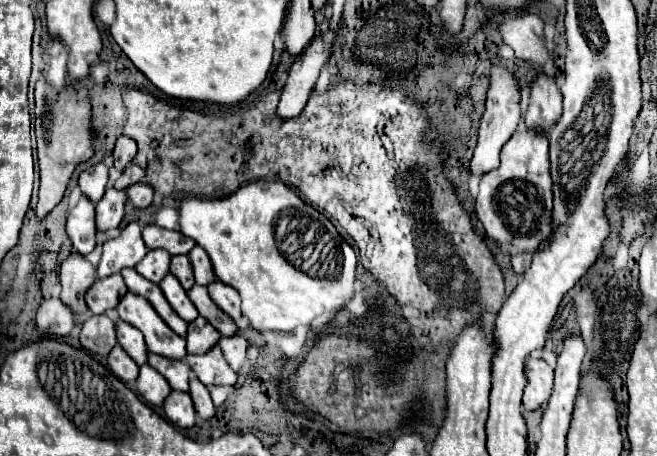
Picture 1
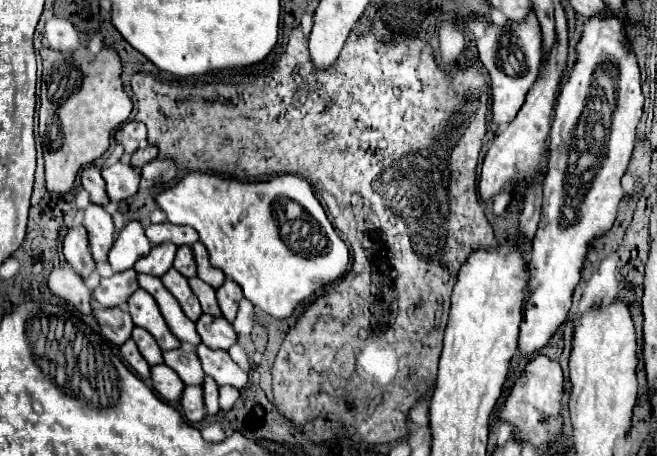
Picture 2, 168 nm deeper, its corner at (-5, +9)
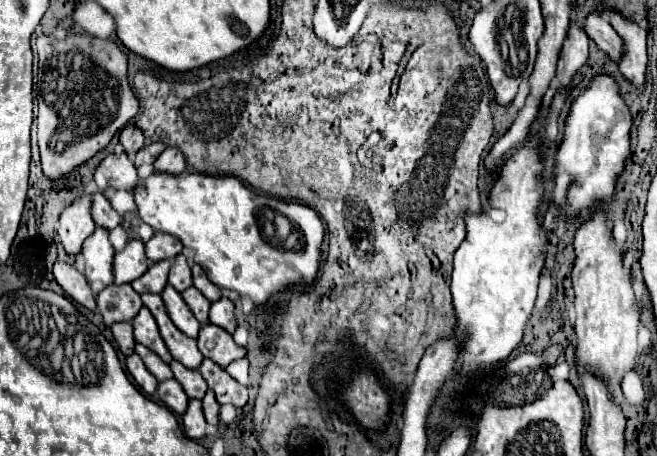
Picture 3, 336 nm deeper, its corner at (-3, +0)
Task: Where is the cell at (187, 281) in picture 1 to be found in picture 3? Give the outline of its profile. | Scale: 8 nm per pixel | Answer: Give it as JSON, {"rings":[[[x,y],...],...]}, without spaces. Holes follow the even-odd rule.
{"rings":[[[178,254],[172,262],[168,284],[172,284],[178,292],[184,292],[186,288],[192,286],[192,270],[190,270],[190,264],[186,262],[186,258],[182,254]]]}

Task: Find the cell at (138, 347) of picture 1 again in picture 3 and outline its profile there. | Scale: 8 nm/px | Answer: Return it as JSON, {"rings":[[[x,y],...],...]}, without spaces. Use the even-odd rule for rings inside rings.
{"rings":[[[136,344],[136,354],[142,358],[142,362],[146,364],[146,368],[158,378],[158,382],[162,382],[162,380],[168,380],[168,378],[172,378],[172,372],[170,372],[170,366],[168,364],[164,364],[162,360],[160,360],[160,356],[158,354],[154,354],[154,352],[150,352],[146,346],[142,346],[142,344]]]}

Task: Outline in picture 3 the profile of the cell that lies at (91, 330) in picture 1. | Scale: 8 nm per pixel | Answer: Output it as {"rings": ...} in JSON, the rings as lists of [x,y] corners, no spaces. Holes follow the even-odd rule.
{"rings":[[[116,322],[110,326],[110,330],[112,330],[112,336],[114,336],[120,352],[124,356],[130,356],[134,352],[134,344],[136,344],[136,340],[132,340],[130,322]]]}

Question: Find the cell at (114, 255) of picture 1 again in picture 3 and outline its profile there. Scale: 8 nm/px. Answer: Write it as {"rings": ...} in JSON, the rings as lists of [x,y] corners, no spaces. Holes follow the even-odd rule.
{"rings":[[[130,240],[124,250],[114,254],[114,284],[132,282],[146,270],[148,270],[148,258],[144,254],[142,240]]]}

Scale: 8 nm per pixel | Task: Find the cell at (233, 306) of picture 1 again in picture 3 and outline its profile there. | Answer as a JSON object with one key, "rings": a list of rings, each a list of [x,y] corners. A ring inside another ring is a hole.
{"rings":[[[226,296],[216,300],[212,304],[212,308],[210,308],[210,322],[220,326],[220,328],[224,328],[230,334],[234,334],[236,318],[234,318],[234,304],[232,304],[232,300],[228,300]]]}

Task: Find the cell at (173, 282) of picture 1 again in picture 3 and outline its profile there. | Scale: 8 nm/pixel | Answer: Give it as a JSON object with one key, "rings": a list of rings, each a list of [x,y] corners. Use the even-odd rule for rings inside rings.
{"rings":[[[170,284],[164,288],[162,292],[162,300],[166,304],[166,310],[172,318],[172,322],[188,336],[188,338],[196,338],[200,324],[198,320],[194,320],[194,314],[190,312],[190,308],[186,306],[186,302],[182,300],[182,294],[176,292],[174,288],[170,288]]]}

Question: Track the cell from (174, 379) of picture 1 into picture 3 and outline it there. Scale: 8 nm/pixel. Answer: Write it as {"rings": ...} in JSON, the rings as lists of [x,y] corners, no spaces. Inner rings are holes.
{"rings":[[[172,360],[170,368],[174,372],[174,378],[182,384],[188,398],[200,398],[200,400],[204,398],[208,386],[206,386],[206,382],[198,370],[190,370],[184,364],[178,364],[178,360]]]}

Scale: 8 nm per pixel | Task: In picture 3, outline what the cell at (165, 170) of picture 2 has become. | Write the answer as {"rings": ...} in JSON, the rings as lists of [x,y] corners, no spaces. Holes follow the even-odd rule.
{"rings":[[[166,148],[154,162],[154,172],[176,176],[176,174],[182,174],[184,170],[186,170],[184,156],[176,148]]]}

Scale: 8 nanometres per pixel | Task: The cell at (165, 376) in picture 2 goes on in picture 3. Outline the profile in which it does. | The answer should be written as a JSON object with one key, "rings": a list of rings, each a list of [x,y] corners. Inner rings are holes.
{"rings":[[[170,378],[170,380],[160,382],[156,394],[158,394],[158,400],[160,400],[162,404],[166,404],[168,408],[172,408],[172,412],[184,414],[184,410],[186,410],[186,406],[188,406],[188,396],[184,394],[182,386],[178,384],[178,380]]]}

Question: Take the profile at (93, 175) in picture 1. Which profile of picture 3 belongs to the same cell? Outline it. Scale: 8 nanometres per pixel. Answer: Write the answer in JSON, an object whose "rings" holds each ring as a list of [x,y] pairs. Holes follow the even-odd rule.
{"rings":[[[100,192],[92,194],[90,214],[92,214],[92,218],[94,218],[94,222],[96,222],[98,226],[104,226],[104,228],[108,228],[108,230],[116,228],[116,226],[120,224],[120,220],[122,220],[122,216],[110,206],[110,202],[106,200],[106,196],[102,196]]]}

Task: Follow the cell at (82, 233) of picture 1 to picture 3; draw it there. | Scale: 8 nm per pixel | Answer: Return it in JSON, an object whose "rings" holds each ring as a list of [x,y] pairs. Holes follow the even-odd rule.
{"rings":[[[102,226],[94,230],[94,234],[86,240],[82,248],[82,256],[86,262],[86,278],[88,282],[100,280],[104,286],[114,282],[112,276],[112,258],[114,258],[114,248],[110,244],[110,232]]]}

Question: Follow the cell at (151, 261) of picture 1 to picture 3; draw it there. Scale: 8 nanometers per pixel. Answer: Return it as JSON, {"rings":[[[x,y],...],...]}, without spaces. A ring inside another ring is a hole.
{"rings":[[[162,260],[162,262],[156,262],[152,264],[140,278],[136,278],[132,282],[132,288],[136,292],[154,292],[154,294],[160,294],[162,288],[166,286],[168,282],[168,270],[170,270],[170,260]]]}

